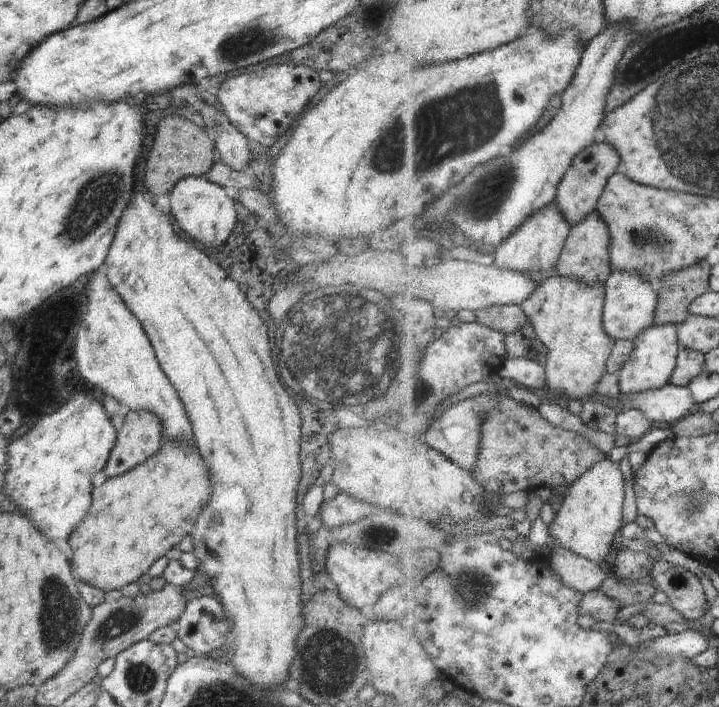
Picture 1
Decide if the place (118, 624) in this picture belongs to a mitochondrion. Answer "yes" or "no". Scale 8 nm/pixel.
yes

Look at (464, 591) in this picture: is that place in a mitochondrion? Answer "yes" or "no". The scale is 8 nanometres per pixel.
yes

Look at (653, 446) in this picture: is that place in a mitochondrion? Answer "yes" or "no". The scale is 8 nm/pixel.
no

